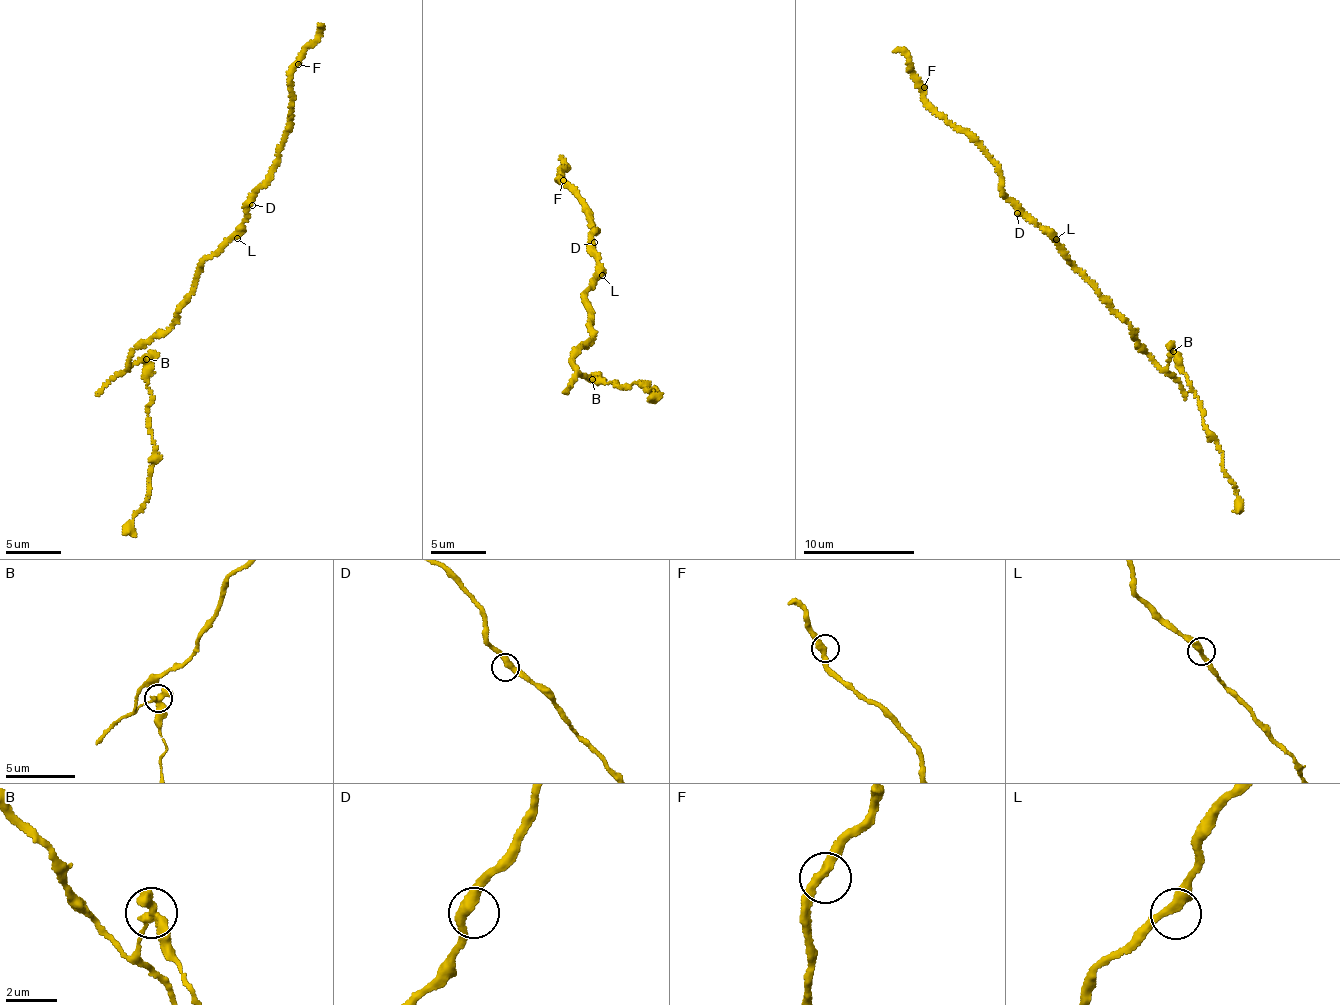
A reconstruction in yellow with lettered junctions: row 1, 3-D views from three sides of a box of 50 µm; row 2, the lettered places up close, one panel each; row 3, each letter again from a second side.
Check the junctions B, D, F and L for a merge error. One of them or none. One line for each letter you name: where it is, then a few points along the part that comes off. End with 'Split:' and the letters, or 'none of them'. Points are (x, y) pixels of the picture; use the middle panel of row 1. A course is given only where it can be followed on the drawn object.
B: place (592, 379); course (591, 379), (625, 387), (640, 382), (651, 392), (657, 387), (652, 397), (656, 396), (651, 398)
Split: B

